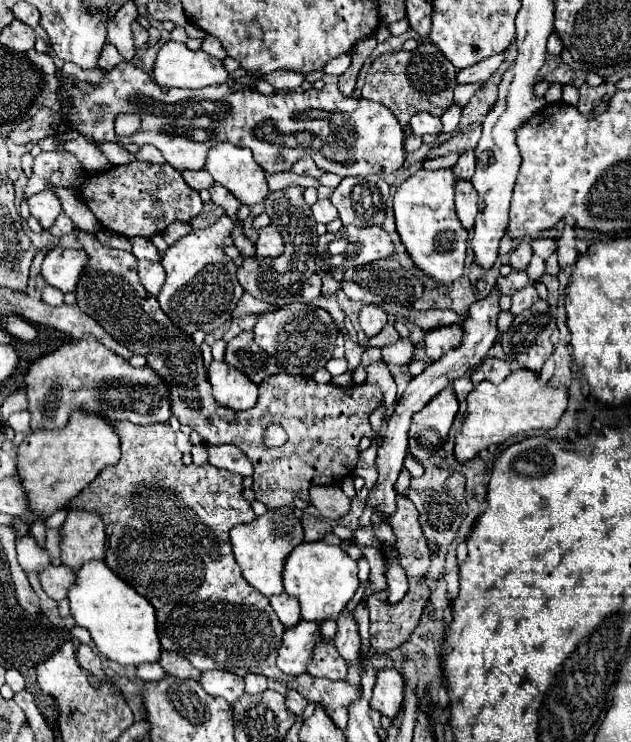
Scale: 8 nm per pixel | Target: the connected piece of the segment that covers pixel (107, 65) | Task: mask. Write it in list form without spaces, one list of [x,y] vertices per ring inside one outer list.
[[[107,43],[107,47],[103,47],[101,59],[99,59],[99,67],[101,67],[103,71],[109,71],[109,69],[117,67],[121,61],[123,61],[123,57],[115,51],[115,47],[113,47],[111,43]]]

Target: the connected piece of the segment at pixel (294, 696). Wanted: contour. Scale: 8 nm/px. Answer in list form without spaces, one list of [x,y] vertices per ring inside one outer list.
[[[289,691],[287,693],[287,707],[289,711],[293,711],[295,715],[303,715],[305,707],[307,707],[307,699],[303,695],[299,695],[297,691]]]

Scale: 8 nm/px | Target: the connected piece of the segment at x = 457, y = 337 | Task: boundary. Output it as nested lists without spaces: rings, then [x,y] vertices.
[[[449,325],[449,327],[437,327],[425,333],[425,351],[431,361],[437,361],[441,355],[445,355],[449,349],[455,349],[461,345],[461,327]]]

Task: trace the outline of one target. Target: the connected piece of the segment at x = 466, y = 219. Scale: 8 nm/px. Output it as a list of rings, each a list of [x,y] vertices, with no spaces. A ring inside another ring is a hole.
[[[459,181],[457,183],[457,195],[455,195],[455,205],[457,205],[457,217],[463,225],[463,229],[473,229],[475,217],[479,213],[479,197],[477,191],[469,181]]]

